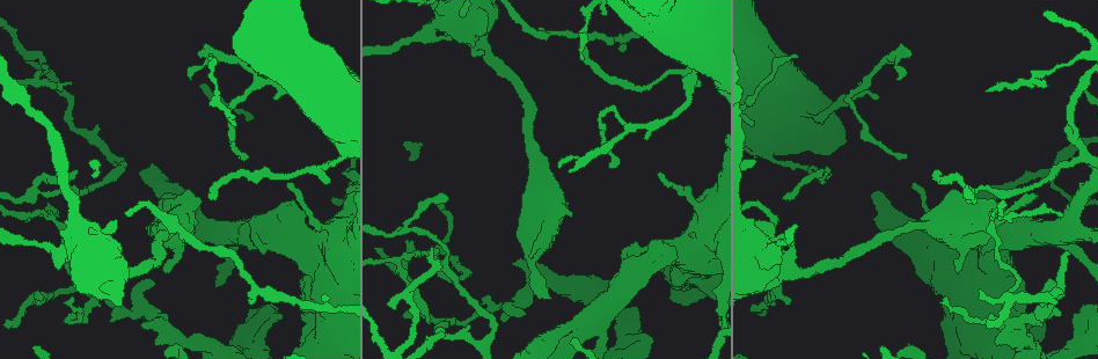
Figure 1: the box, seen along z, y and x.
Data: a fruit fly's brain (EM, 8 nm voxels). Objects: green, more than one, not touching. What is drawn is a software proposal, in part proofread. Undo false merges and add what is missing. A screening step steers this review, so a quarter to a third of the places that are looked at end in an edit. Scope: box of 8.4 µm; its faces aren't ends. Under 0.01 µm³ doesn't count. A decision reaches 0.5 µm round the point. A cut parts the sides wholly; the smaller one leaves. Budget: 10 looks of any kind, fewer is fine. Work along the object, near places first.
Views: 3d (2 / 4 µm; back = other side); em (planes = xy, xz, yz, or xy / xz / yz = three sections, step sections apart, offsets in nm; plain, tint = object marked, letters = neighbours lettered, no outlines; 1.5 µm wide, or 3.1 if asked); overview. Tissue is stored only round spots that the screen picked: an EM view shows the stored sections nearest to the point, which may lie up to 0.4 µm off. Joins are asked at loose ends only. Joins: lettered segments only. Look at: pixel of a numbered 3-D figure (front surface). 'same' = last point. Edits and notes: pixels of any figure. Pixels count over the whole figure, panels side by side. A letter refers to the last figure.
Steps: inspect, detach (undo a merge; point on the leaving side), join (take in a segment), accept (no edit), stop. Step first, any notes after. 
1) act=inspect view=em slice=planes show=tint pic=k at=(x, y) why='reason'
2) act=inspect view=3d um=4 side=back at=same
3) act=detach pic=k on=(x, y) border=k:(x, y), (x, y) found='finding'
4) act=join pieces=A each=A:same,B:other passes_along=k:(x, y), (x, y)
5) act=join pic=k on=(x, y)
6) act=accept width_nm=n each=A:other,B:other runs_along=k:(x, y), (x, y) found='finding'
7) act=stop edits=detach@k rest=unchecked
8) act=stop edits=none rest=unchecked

act=inspect view=em slice=planes show=letters pic=1 at=(445, 202) why='free end'

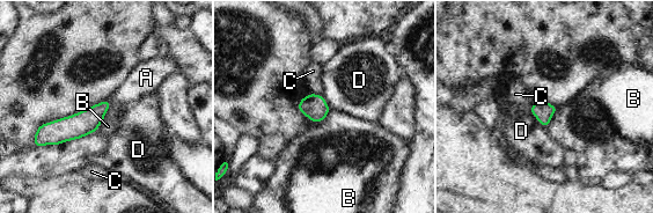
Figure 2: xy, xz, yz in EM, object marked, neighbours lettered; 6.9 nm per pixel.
act=accept each=A:other,B:other,C:other,D:other found='none of them fits'

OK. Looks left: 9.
act=inspect view=3d um=2 pic=1 at=(30, 212) why='arms part here'

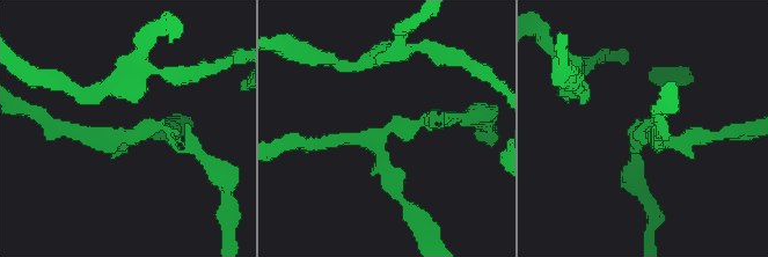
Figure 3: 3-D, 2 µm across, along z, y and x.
act=inspect view=em slice=planes show=tint pic=3 at=(651, 133) arms=3

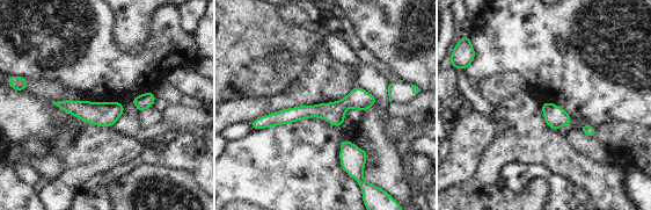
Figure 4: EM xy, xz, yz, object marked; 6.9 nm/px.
act=inspect view=em slice=planes show=letters at=same

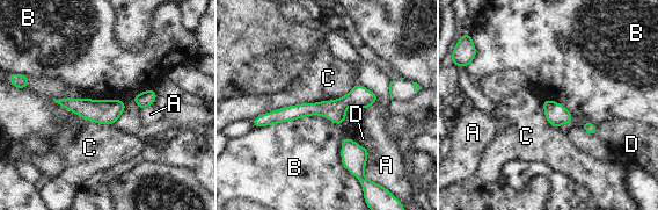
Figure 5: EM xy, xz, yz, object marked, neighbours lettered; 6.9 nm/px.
act=accept each=A:other,B:other,C:other,D:other runs_along=5:(373, 98), (260, 123) found='continuous, no second neuron'

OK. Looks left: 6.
act=inspect view=3d um=2 pic=1 at=(67, 319) why='abrupt turn'

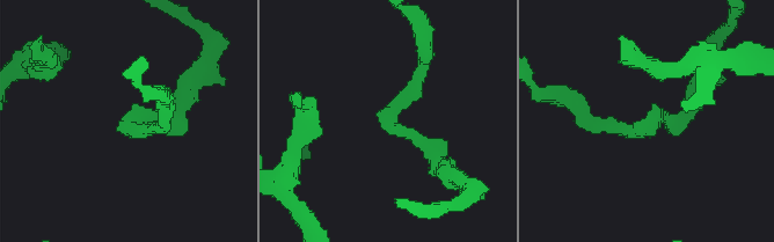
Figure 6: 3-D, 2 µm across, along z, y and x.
act=inspect view=em slice=yz step=4 show=letters pic=6 at=(651, 124) why='now the EM'

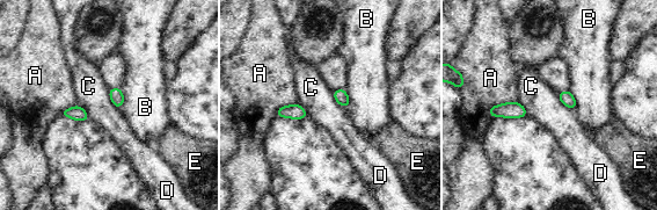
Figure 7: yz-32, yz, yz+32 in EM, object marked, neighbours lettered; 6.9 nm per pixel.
act=accept longest_contact=A:220nm each=A:other,B:other,C:other,D:other,E:other found='one neuron here'

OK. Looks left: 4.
act=inspect view=em slice=planes show=plain pic=1 at=(1068, 253) why='tapers out'

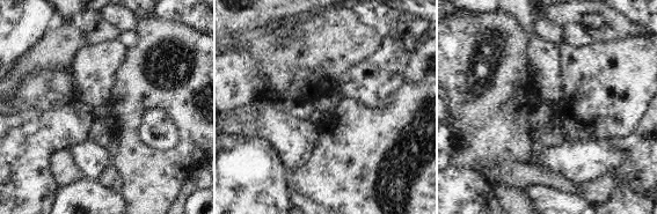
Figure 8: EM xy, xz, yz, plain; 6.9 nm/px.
act=inspect view=em slice=planes show=letters at=same why='see the neighbours'

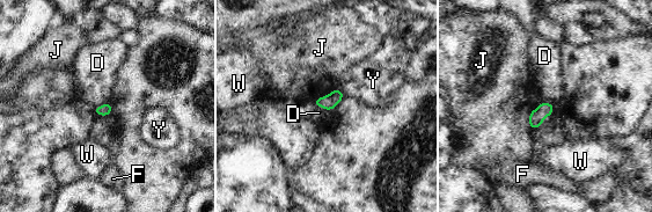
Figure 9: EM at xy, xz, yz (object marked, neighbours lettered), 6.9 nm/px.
act=accept width_nm=80 each=D:other,F:other,J:other,W:other,Y:other border=9:(314, 104), (327, 111) found='none of them fits'

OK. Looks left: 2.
act=stop edits=none rest=unchecked

